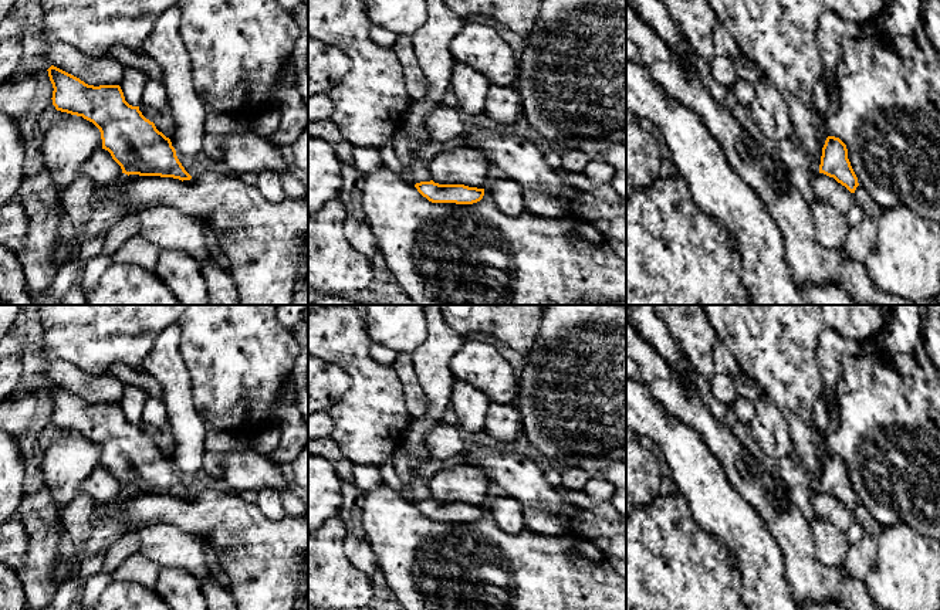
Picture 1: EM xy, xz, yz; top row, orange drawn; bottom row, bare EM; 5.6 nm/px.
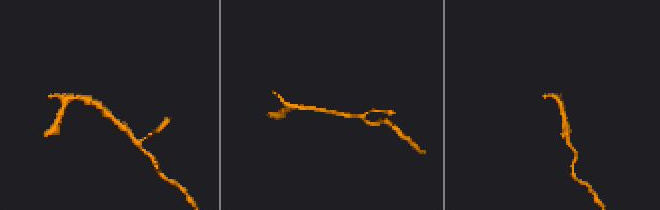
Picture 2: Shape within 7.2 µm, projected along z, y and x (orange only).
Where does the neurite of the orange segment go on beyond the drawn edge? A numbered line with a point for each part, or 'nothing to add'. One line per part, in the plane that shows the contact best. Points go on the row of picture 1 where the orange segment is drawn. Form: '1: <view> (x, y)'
nothing to add

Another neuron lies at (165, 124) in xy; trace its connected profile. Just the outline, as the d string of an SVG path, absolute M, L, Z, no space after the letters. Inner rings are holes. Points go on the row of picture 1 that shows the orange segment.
M163 113L160 116L156 118L156 121L153 122L156 129L159 132L162 132L166 138L172 138L173 132L175 132L175 121L170 116L170 113Z

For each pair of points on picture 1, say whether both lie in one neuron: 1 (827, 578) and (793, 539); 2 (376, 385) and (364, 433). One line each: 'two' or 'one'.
1: one
2: one

